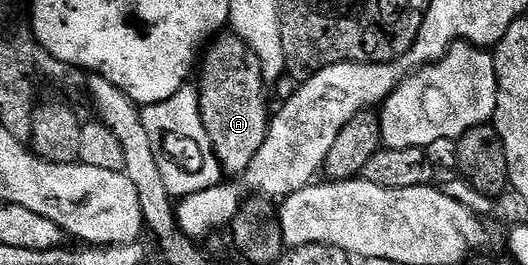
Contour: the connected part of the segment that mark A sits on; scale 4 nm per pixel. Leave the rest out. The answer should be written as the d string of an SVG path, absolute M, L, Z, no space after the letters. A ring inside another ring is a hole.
M223 33L206 48L198 75L201 121L205 125L205 133L209 133L217 161L228 176L242 176L253 157L257 157L271 125L271 115L267 111L269 83L263 78L263 66L242 37Z

